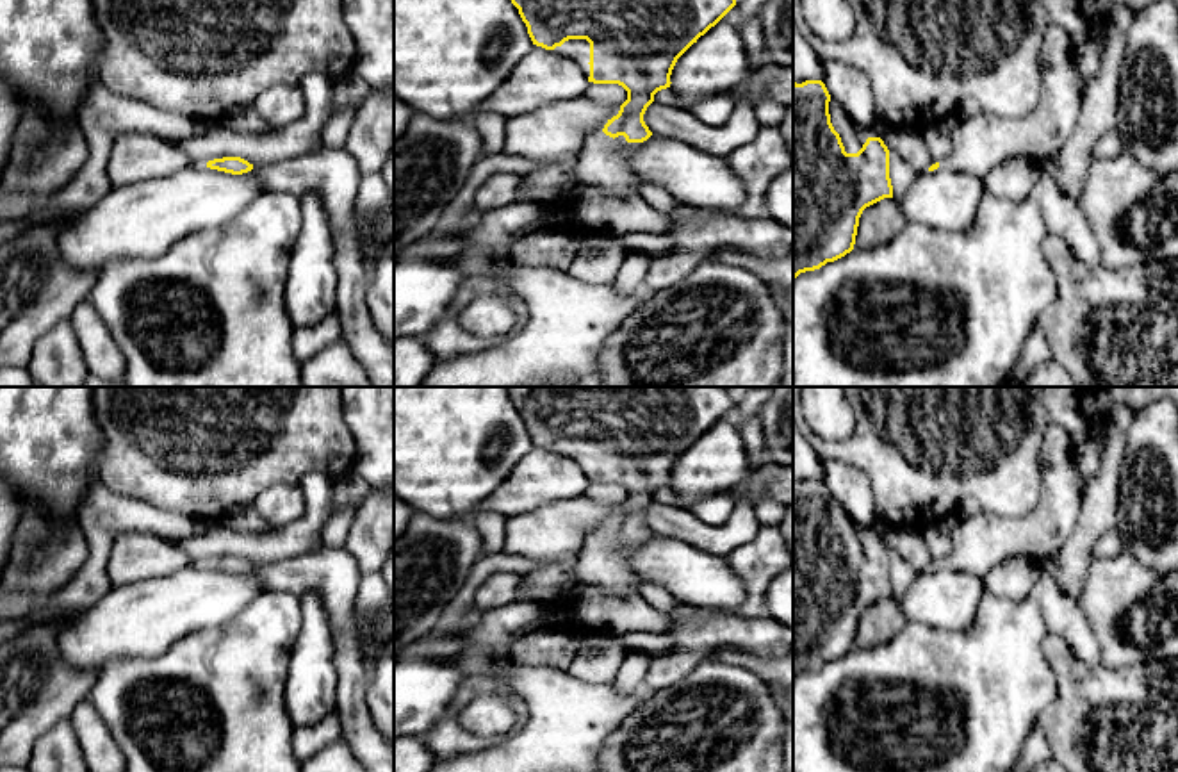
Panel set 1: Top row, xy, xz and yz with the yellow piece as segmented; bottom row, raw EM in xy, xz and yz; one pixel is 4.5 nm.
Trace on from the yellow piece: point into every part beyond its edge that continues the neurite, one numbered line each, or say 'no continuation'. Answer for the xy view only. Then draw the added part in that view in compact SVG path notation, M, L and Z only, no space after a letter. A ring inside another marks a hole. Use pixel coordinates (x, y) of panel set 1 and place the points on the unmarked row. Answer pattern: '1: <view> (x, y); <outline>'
no continuation

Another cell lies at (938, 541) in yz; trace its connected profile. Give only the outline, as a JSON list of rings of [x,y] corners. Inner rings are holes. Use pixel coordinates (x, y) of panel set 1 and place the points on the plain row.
[[[923,524],[923,537],[930,549],[930,554],[941,562],[952,553],[952,538],[948,531],[943,531],[937,524]]]

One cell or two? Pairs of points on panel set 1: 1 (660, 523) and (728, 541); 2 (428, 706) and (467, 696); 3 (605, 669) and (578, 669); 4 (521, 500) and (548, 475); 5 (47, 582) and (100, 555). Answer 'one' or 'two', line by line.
1: one
2: two
3: one
4: one
5: two

